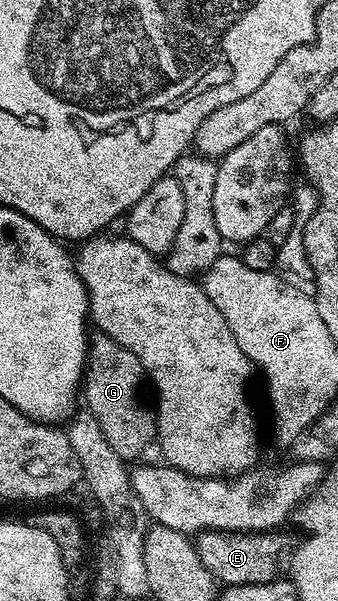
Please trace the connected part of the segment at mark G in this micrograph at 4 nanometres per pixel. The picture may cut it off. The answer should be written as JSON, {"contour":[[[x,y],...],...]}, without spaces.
{"contour":[[[96,331],[88,342],[88,359],[82,378],[82,401],[94,415],[106,441],[123,459],[136,457],[148,444],[157,440],[156,414],[153,406],[144,398],[146,374],[138,355],[122,343],[114,343],[104,333]]]}

